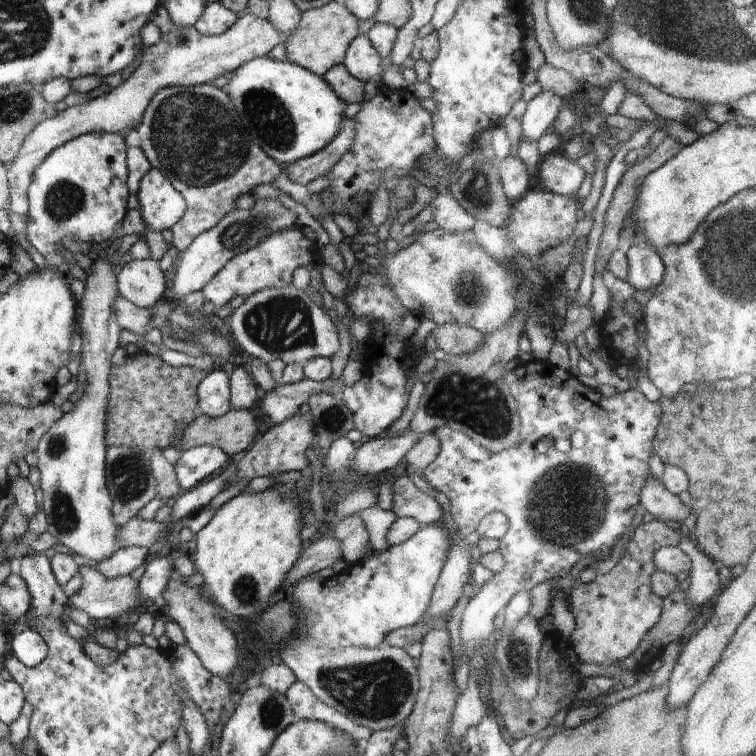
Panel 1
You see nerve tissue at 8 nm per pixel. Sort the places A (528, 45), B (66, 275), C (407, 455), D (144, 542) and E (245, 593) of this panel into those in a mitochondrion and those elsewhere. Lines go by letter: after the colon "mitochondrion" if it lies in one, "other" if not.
A: other
B: other
C: other
D: other
E: mitochondrion

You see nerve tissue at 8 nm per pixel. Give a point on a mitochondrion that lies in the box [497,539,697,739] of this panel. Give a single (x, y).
(519, 657)

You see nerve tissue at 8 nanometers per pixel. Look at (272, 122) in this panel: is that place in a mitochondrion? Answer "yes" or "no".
yes

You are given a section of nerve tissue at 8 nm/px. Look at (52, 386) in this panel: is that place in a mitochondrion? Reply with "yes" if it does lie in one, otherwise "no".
no

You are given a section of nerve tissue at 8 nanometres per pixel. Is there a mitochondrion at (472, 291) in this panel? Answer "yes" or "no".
yes

